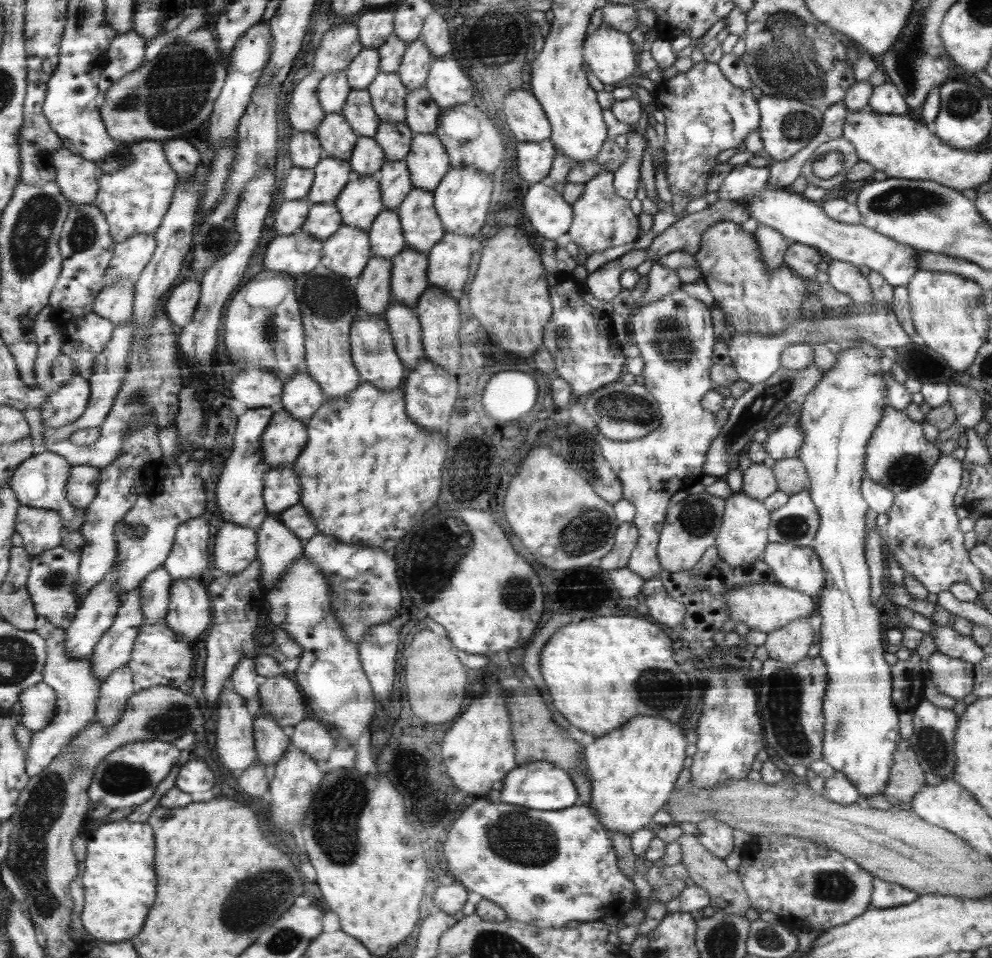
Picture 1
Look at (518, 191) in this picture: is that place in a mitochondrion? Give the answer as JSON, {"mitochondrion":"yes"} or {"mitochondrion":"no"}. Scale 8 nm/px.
{"mitochondrion":"no"}

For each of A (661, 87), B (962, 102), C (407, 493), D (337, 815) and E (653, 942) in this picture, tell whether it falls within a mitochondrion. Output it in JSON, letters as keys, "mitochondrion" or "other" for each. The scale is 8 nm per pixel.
{"A":"other","B":"mitochondrion","C":"other","D":"mitochondrion","E":"other"}

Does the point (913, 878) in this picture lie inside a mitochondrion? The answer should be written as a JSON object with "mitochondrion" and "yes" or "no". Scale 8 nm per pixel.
{"mitochondrion":"no"}

